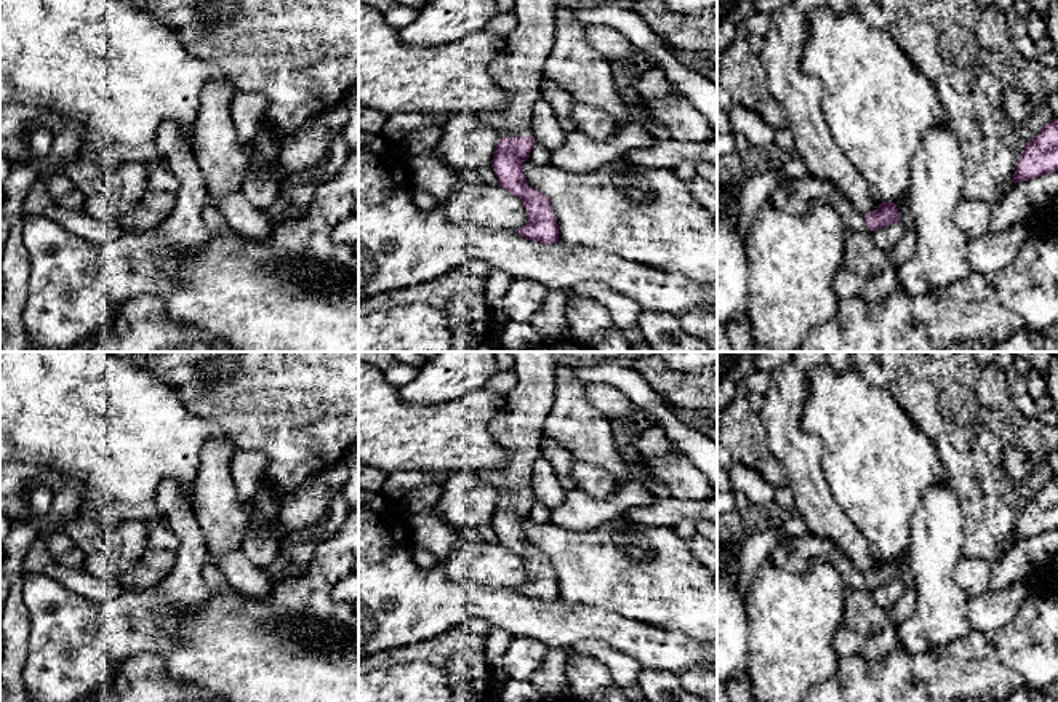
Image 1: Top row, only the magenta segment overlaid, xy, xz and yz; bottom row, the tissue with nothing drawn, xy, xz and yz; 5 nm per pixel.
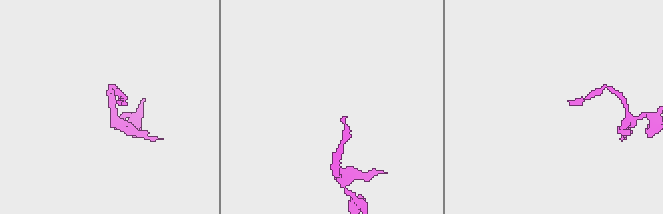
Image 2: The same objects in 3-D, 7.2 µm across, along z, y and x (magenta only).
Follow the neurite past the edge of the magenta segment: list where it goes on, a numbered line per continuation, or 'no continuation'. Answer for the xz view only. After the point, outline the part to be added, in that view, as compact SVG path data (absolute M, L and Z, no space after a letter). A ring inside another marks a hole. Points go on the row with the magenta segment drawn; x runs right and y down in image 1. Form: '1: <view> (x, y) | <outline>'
1: xz (519, 69) | M514 0L517 26L490 66L503 90L506 109L479 114L499 138L520 138L531 130L533 107L541 99L546 61L555 38L557 0Z

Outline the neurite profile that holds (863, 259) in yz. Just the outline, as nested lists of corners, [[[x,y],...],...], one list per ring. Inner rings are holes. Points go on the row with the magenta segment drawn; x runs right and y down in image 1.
[[[871,230],[848,233],[844,262],[834,280],[839,299],[860,296],[866,283],[890,265],[890,254],[874,245]]]

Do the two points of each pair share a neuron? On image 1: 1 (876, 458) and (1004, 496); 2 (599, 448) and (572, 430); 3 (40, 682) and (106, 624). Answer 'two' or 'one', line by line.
1: two
2: one
3: one

